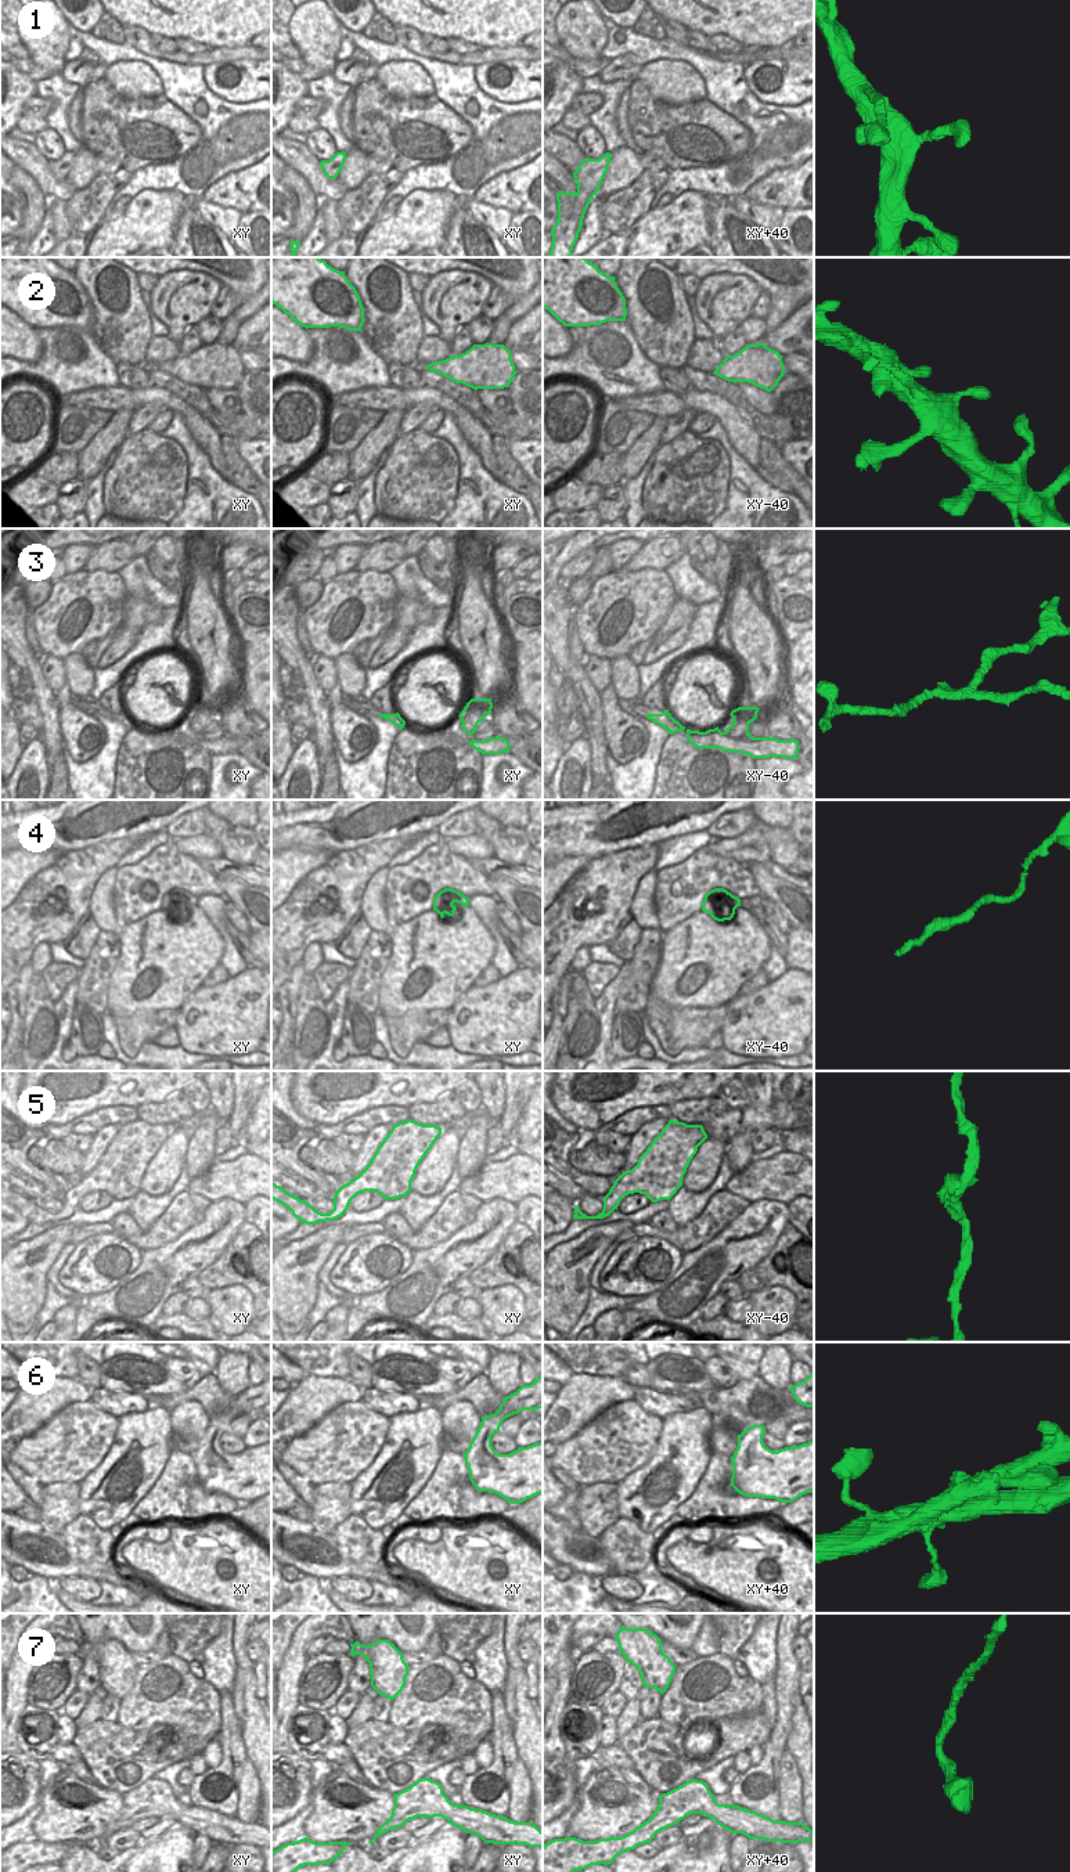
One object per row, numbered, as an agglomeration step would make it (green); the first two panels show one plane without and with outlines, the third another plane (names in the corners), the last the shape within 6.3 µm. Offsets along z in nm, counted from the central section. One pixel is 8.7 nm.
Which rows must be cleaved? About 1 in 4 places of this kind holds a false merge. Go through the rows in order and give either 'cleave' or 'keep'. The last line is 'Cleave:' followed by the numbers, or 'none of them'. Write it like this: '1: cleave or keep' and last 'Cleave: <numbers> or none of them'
1: keep
2: keep
3: cleave
4: keep
5: keep
6: keep
7: keep
Cleave: 3

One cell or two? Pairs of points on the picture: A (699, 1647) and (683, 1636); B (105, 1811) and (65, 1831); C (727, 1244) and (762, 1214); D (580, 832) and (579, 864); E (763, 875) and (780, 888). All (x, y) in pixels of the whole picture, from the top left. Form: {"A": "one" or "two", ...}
{"A": "two", "B": "one", "C": "one", "D": "two", "E": "one"}

